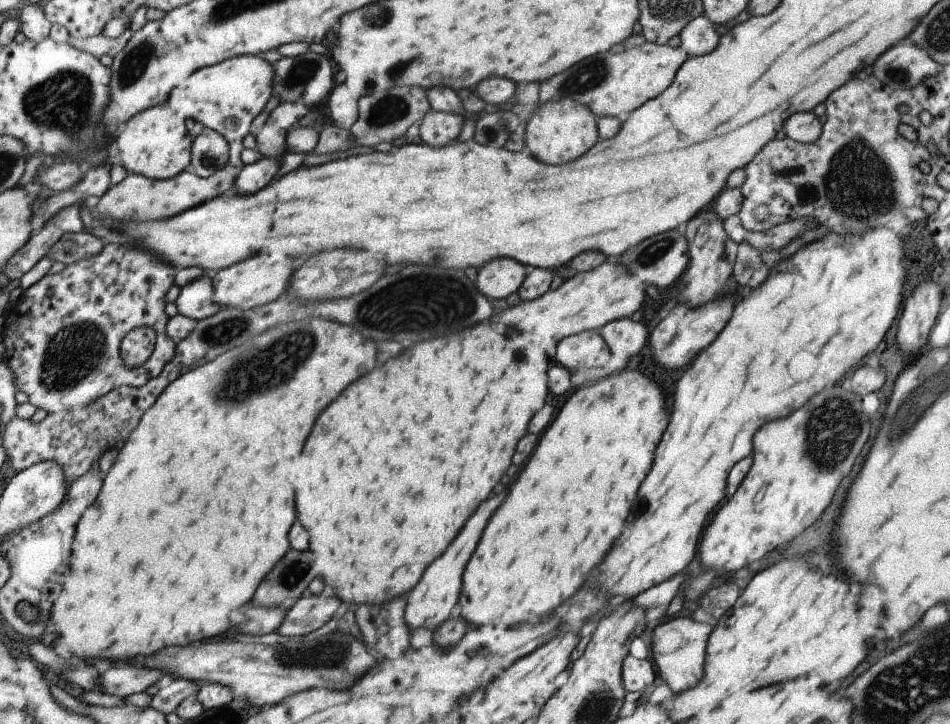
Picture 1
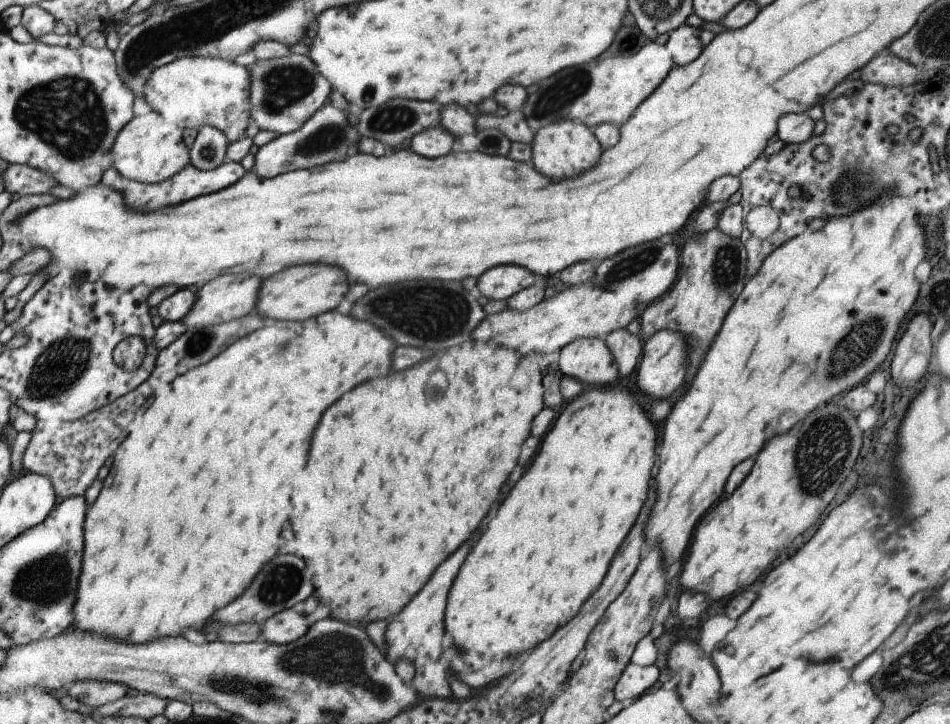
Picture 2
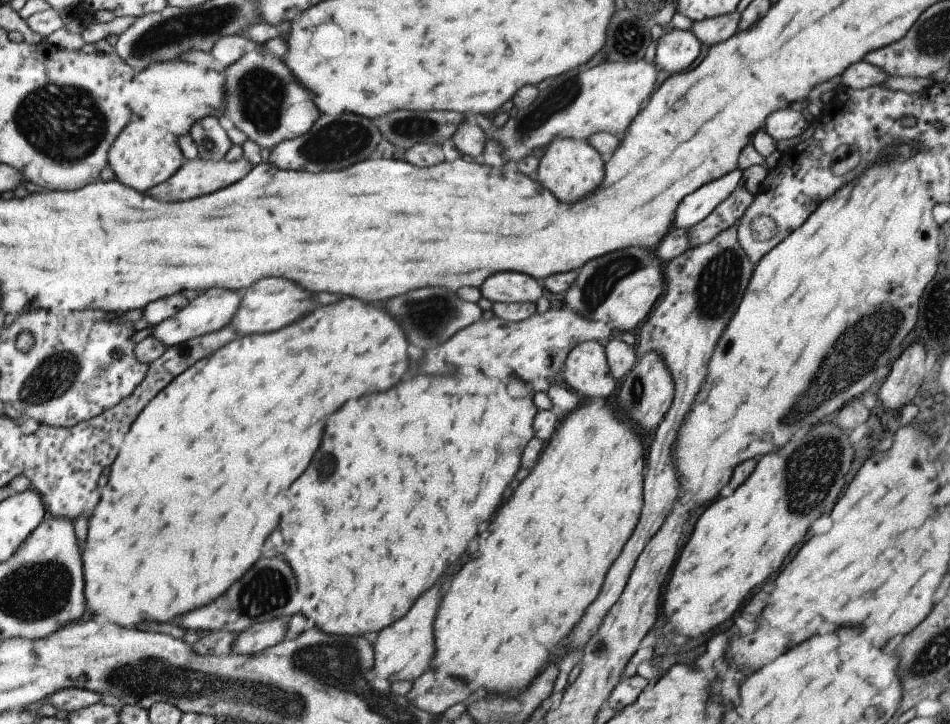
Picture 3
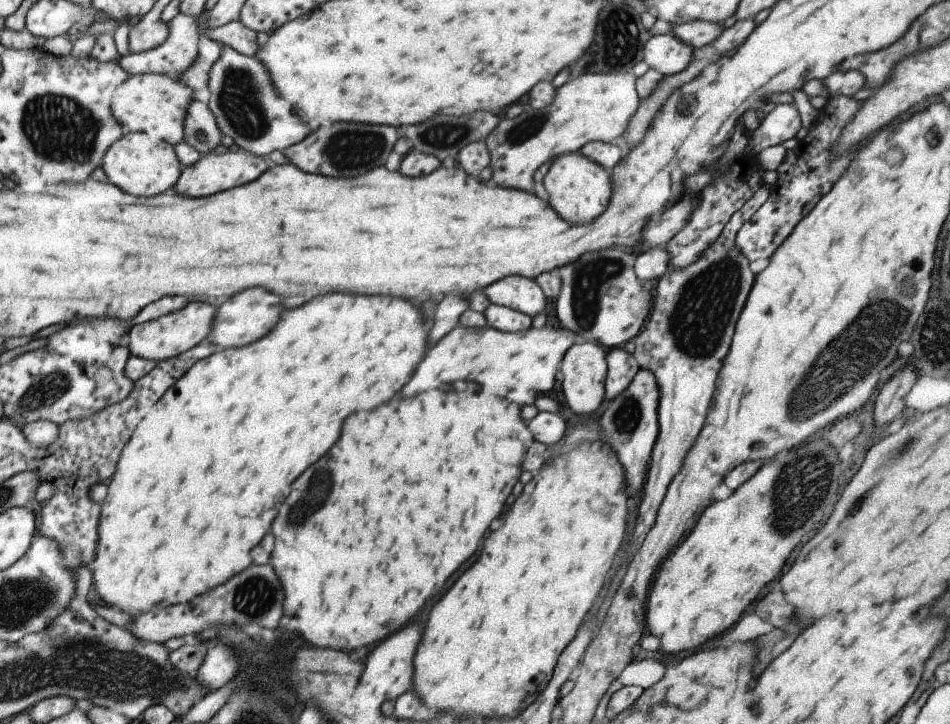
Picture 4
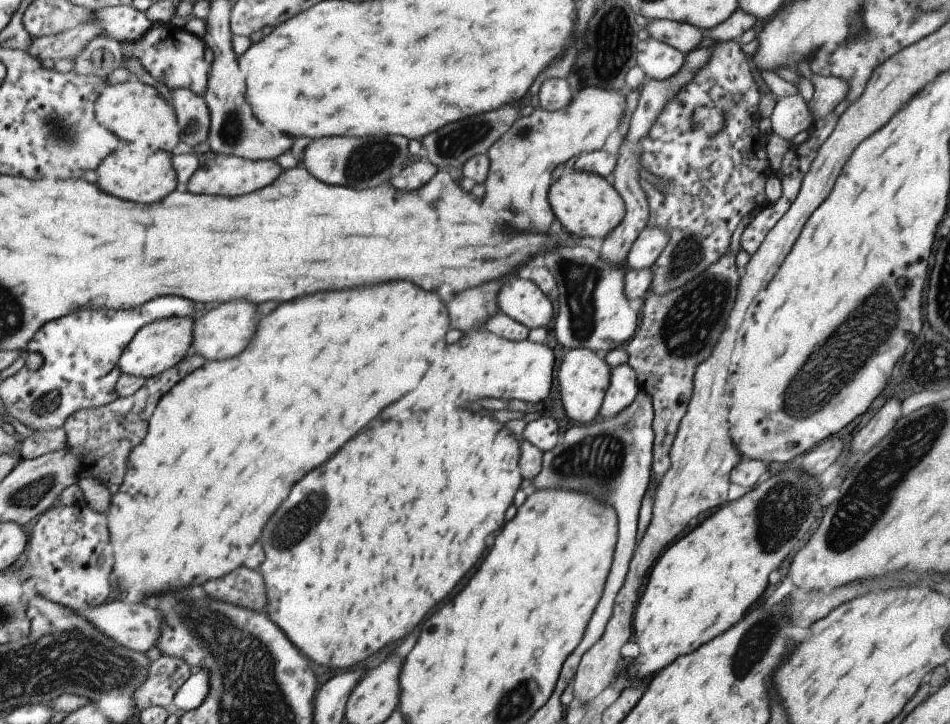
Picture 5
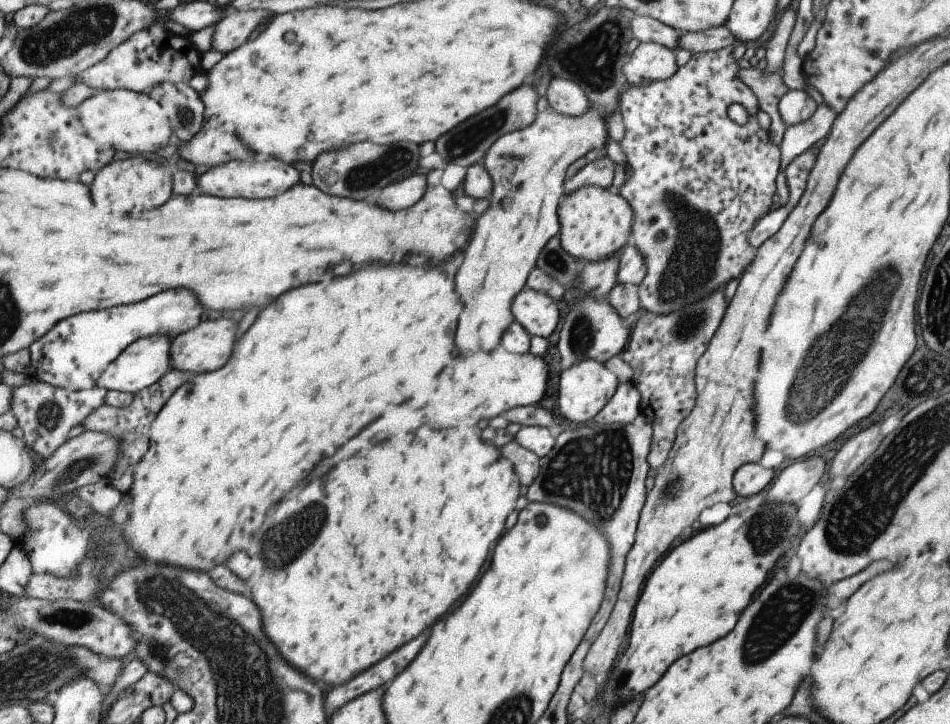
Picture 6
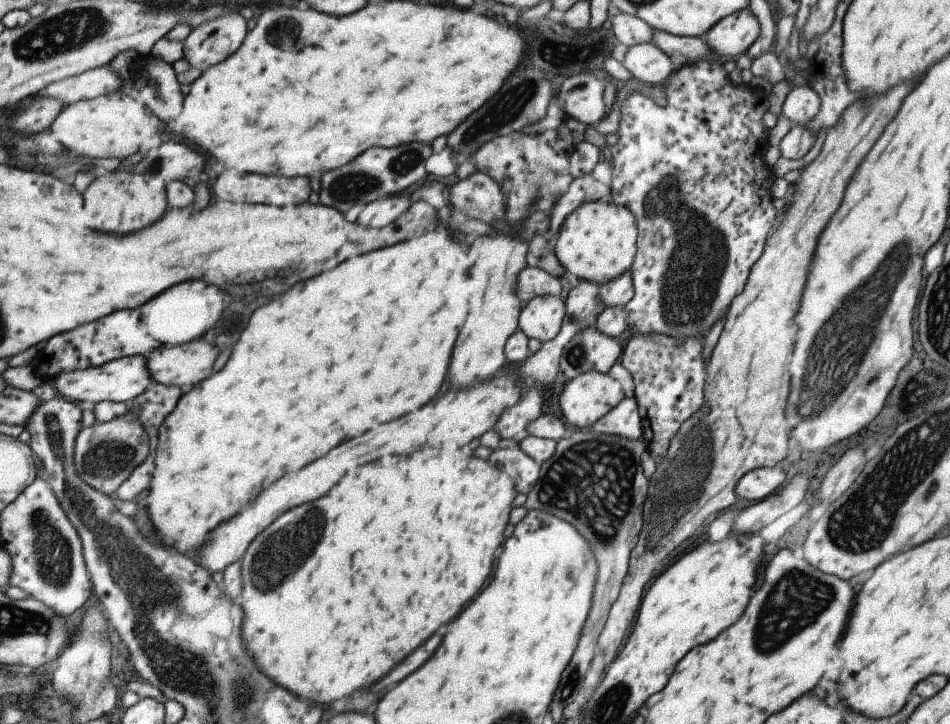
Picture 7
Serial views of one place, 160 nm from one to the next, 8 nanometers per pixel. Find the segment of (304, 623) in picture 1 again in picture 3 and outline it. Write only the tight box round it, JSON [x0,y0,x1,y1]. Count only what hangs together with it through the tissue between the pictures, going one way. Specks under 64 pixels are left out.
[229,619,287,653]

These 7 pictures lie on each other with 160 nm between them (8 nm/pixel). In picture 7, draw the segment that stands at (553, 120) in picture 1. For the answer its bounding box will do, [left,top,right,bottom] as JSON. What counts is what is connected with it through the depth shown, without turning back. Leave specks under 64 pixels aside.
[554,201,636,286]

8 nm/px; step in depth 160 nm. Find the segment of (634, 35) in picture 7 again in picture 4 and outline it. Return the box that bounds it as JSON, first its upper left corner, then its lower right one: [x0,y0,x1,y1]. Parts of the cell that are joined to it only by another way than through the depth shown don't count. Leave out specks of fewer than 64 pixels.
[672,20,722,49]

